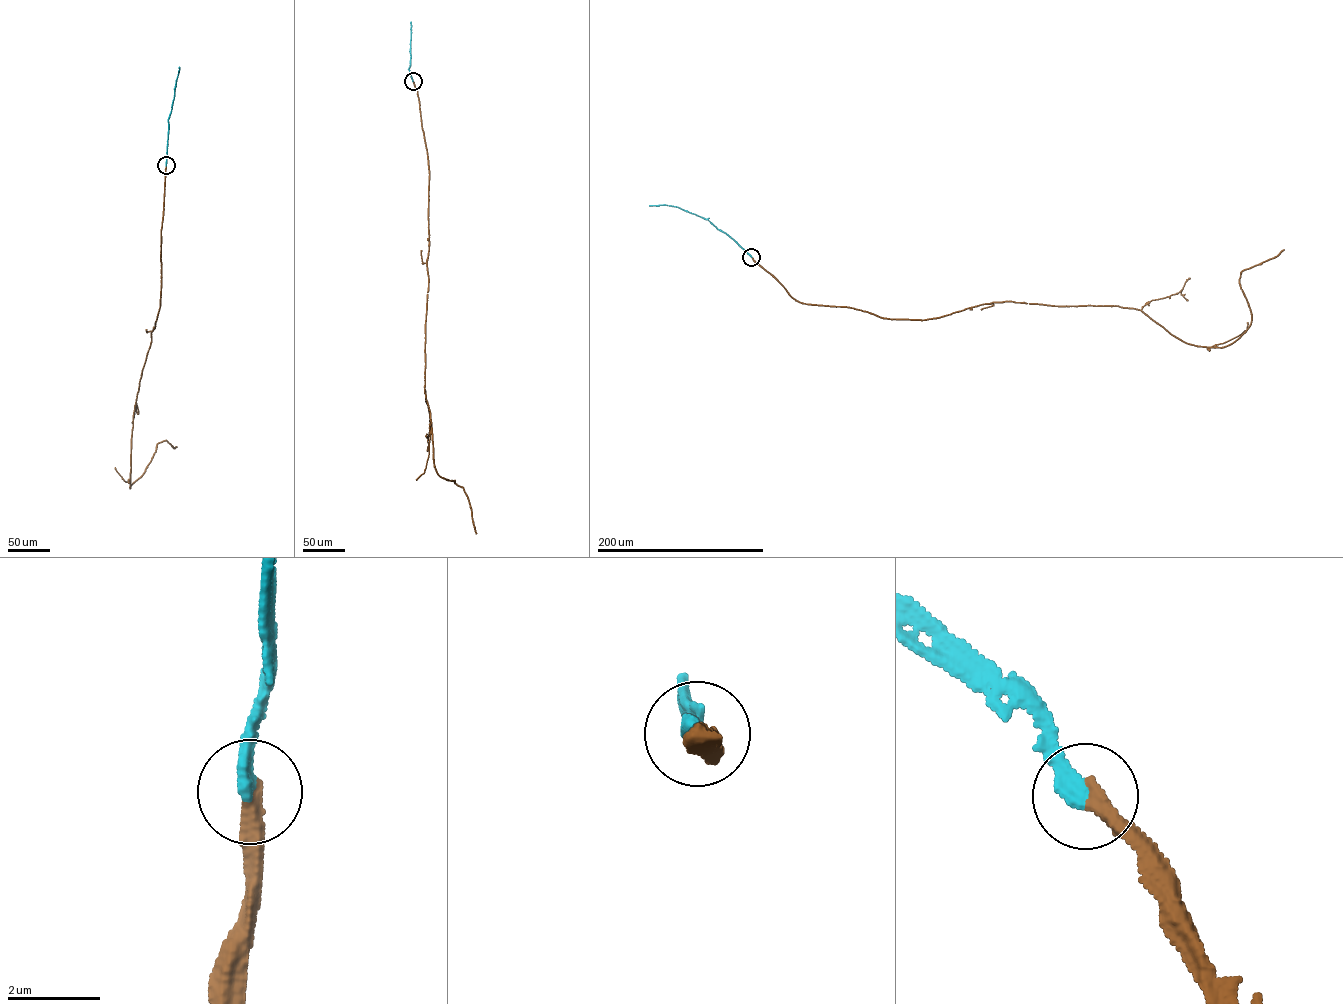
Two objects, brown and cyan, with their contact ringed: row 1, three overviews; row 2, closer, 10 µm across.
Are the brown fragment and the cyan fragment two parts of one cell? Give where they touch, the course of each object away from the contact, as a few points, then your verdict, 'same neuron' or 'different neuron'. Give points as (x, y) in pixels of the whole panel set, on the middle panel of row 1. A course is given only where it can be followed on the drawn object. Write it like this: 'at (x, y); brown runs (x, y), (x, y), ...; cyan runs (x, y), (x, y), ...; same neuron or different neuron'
at (413, 81); brown runs (413, 81), (429, 174), (424, 393), (434, 465), (439, 476), (463, 488), (476, 534); cyan runs (413, 81), (408, 69), (410, 21); same neuron

